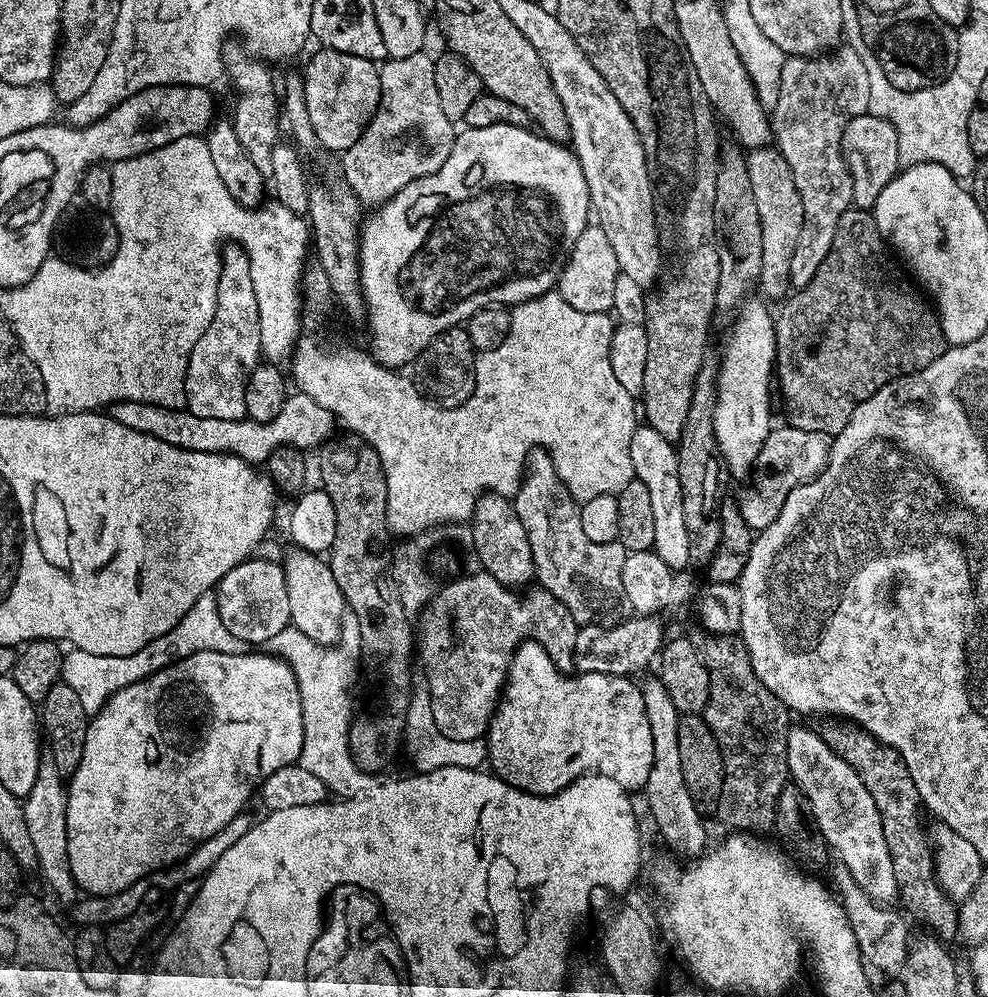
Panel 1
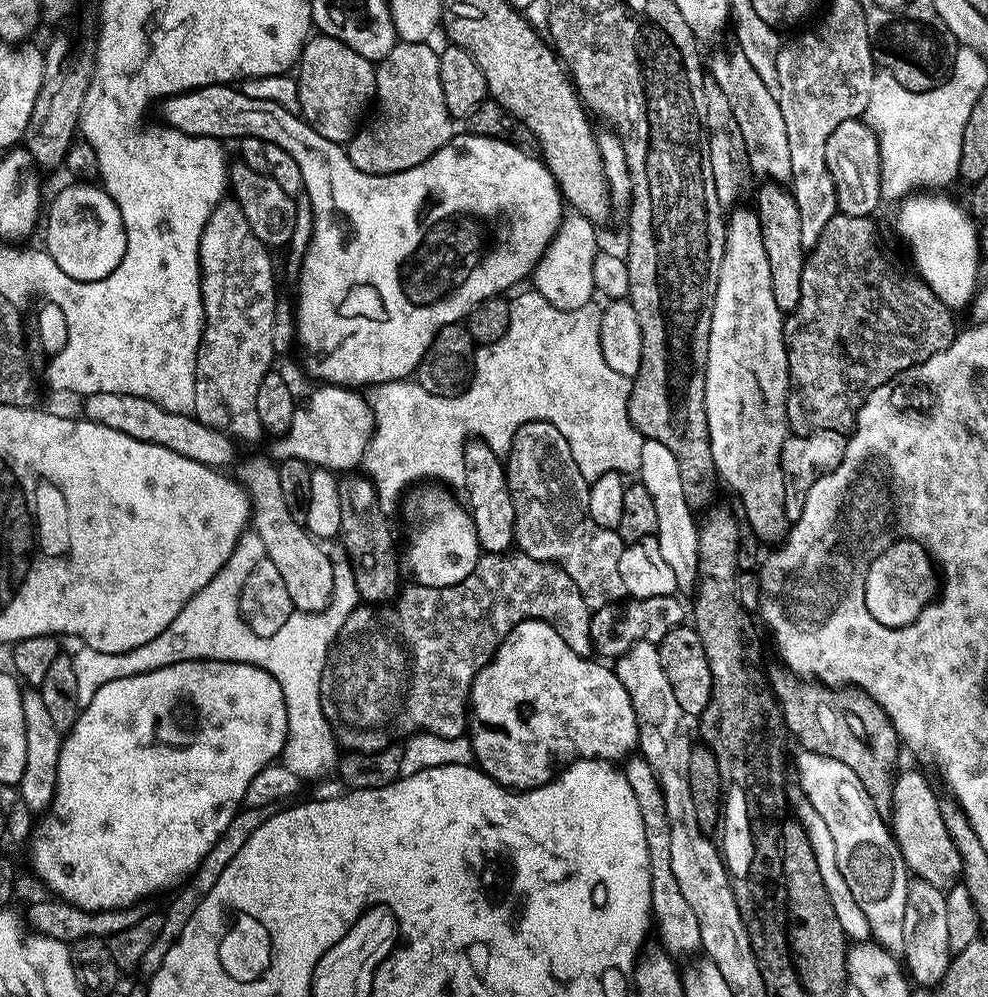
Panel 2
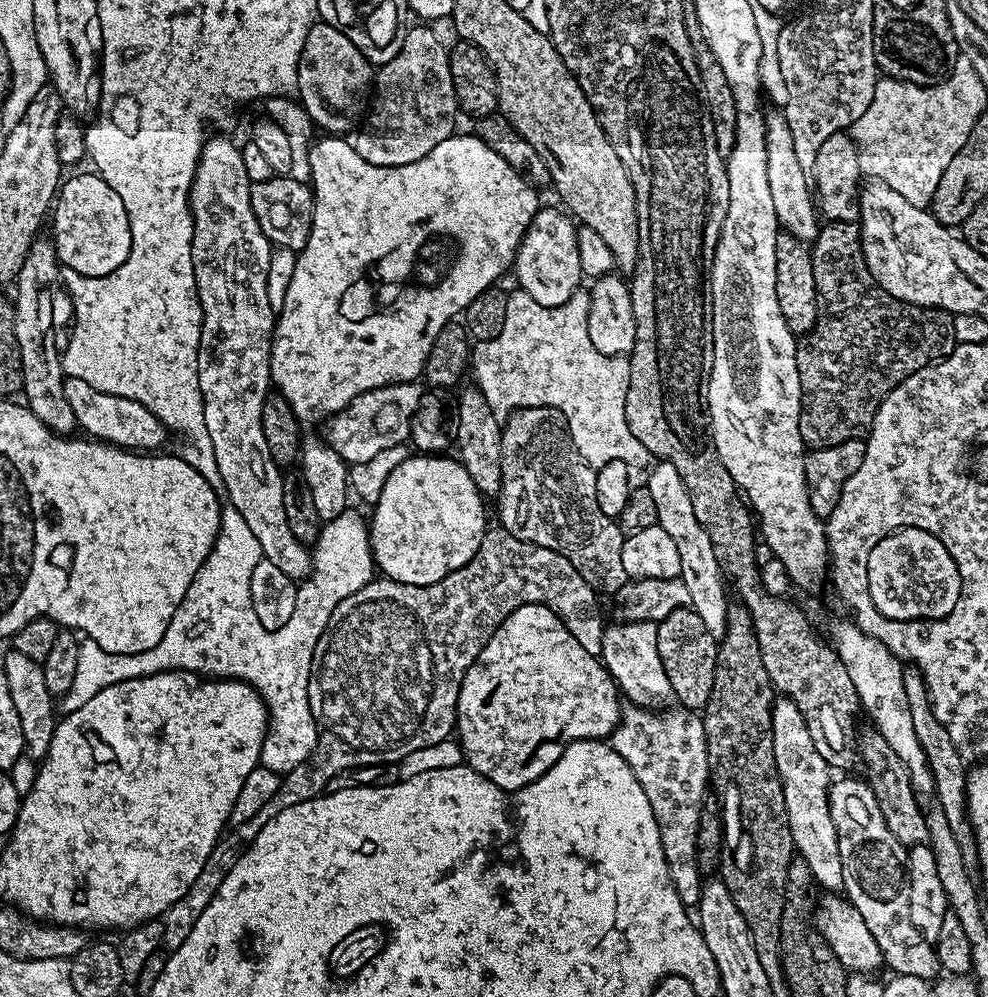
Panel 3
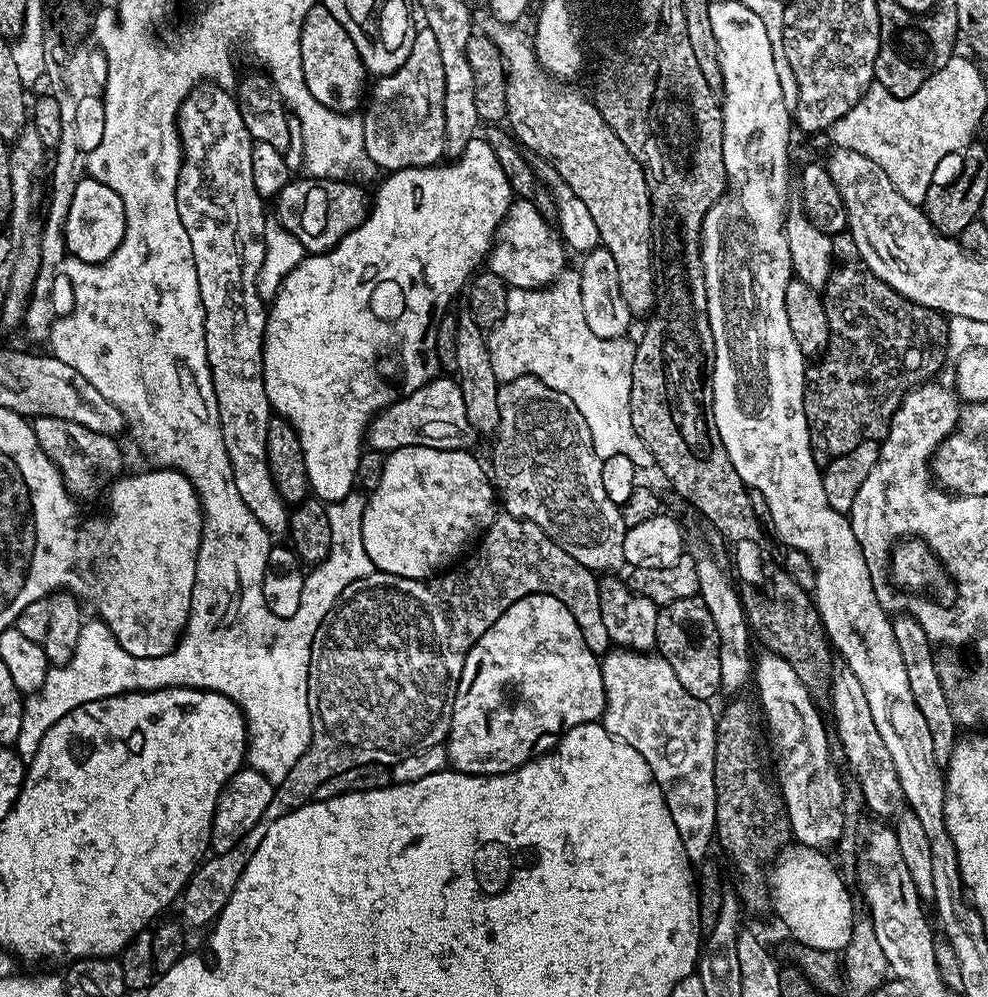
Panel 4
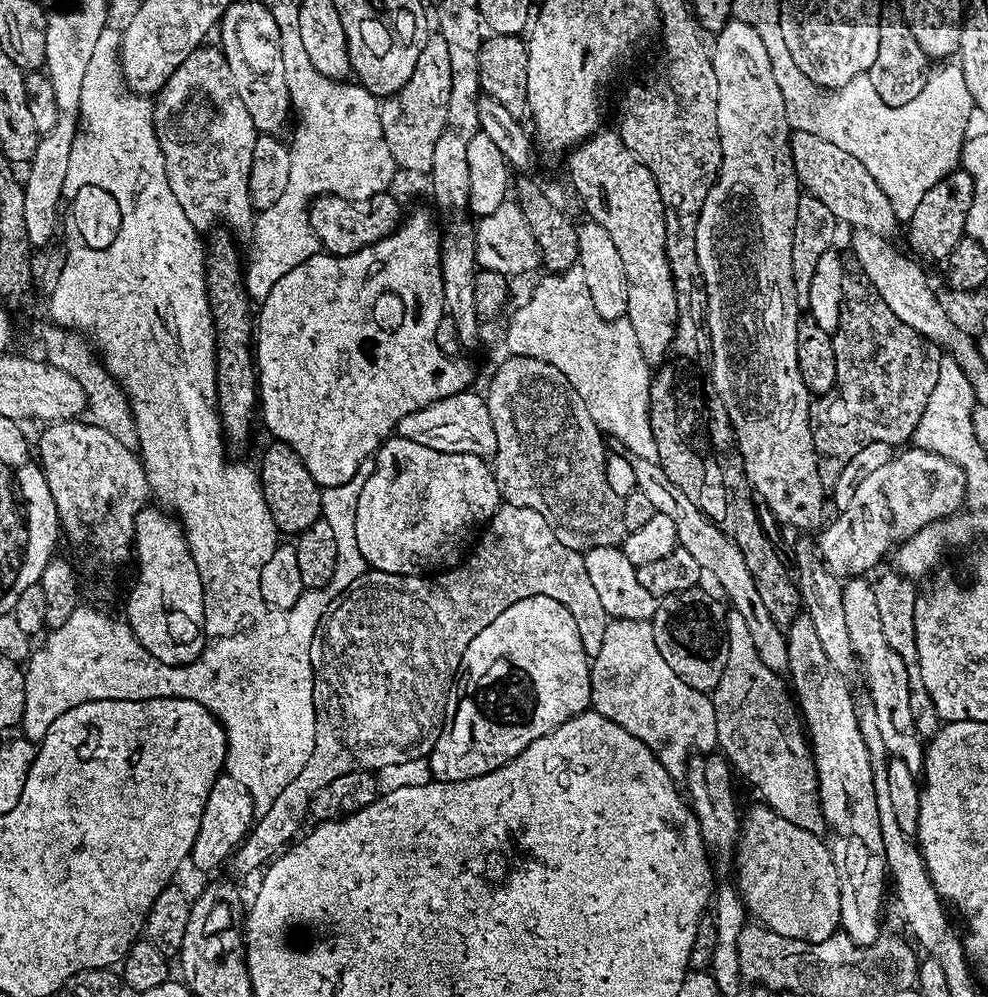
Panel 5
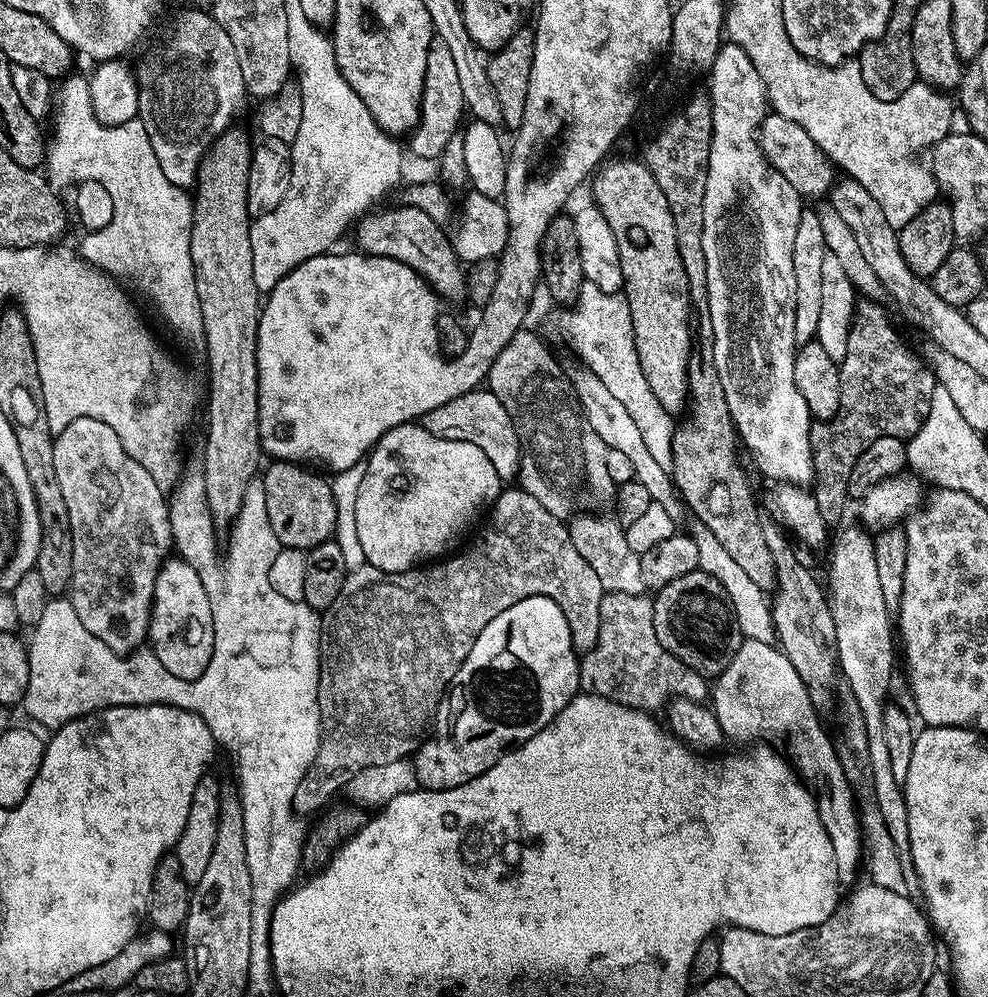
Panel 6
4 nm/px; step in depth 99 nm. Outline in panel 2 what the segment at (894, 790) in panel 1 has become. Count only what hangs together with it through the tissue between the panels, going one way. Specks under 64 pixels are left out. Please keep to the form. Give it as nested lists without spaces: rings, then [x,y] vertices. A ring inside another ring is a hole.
[[[783,666],[768,668],[768,685],[780,704],[784,716],[784,727],[806,752],[817,752],[823,756],[850,766],[862,781],[881,814],[891,813],[894,808],[892,788],[897,775],[896,763],[902,753],[902,741],[897,736],[887,714],[872,698],[851,686],[833,690],[819,682],[801,678]]]

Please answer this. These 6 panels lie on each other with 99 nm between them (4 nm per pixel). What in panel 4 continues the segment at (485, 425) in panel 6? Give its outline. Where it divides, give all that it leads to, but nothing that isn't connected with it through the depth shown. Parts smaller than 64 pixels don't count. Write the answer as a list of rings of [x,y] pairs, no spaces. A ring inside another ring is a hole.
[[[437,378],[423,384],[414,394],[395,400],[390,406],[377,412],[368,425],[366,444],[379,454],[387,454],[406,446],[430,446],[431,448],[463,449],[468,436],[473,435],[466,418],[466,402],[462,402],[462,390],[455,379]]]

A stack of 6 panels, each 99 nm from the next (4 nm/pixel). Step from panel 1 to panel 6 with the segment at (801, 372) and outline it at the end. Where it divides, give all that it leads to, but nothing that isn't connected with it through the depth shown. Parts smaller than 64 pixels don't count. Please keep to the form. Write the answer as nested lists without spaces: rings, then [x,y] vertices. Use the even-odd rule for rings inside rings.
[[[857,299],[856,308],[852,312],[850,334],[846,338],[846,358],[840,365],[840,409],[832,415],[831,420],[813,423],[808,429],[810,434],[810,450],[812,451],[812,483],[811,491],[817,500],[819,513],[829,526],[835,526],[844,516],[844,507],[848,504],[850,493],[850,474],[854,470],[854,462],[874,442],[883,436],[893,436],[907,441],[918,434],[927,414],[930,412],[931,395],[937,386],[936,376],[923,359],[916,357],[910,345],[904,344],[898,329],[892,325],[888,312],[875,299]]]

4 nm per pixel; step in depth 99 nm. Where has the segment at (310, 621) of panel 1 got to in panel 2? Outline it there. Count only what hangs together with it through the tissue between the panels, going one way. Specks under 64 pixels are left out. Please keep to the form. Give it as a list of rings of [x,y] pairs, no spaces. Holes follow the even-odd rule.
[[[271,459],[248,460],[244,465],[239,465],[240,473],[238,479],[248,492],[248,501],[252,504],[251,527],[262,538],[264,555],[270,562],[274,562],[274,567],[278,569],[278,574],[286,581],[286,591],[290,594],[290,602],[293,609],[298,612],[323,612],[330,602],[330,594],[334,590],[334,570],[332,569],[331,555],[323,552],[321,545],[315,536],[309,534],[307,527],[297,518],[286,506],[286,494],[282,490],[282,485],[278,483],[278,467]]]

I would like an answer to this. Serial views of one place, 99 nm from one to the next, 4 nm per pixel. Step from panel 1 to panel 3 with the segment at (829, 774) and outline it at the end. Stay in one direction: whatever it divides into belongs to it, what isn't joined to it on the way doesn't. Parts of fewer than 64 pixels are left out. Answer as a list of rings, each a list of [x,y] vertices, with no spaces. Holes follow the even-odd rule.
[[[863,779],[831,781],[828,789],[828,805],[830,816],[834,818],[834,826],[838,830],[838,850],[842,862],[842,892],[849,904],[858,914],[862,914],[862,922],[874,934],[874,942],[878,942],[880,953],[884,955],[884,964],[892,967],[897,976],[917,976],[923,980],[935,981],[942,969],[936,957],[933,945],[918,930],[914,930],[914,922],[910,922],[910,886],[906,861],[908,848],[890,832],[883,821],[878,800],[874,792]]]

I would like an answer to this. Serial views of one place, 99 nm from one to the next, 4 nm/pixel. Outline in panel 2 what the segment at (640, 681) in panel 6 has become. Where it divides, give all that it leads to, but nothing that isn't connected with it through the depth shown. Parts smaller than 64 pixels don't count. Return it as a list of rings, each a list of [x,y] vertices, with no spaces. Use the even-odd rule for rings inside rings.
[[[643,758],[635,759],[629,759],[623,765],[622,771],[634,790],[634,798],[638,798],[638,810],[642,810],[642,822],[646,826],[654,924],[657,929],[660,927],[660,940],[665,944],[661,945],[669,953],[699,953],[701,947],[698,918],[694,918],[694,910],[690,910],[690,902],[686,902],[686,897],[682,894],[682,886],[678,886],[678,878],[674,876],[674,866],[670,864],[670,822],[667,818],[664,796],[660,793],[660,784],[656,780],[656,775],[652,773],[652,767]]]

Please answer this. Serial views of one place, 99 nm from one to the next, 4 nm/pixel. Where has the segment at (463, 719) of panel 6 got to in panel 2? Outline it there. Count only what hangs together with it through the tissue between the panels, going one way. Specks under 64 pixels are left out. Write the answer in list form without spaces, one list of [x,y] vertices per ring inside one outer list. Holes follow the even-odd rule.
[[[523,620],[518,622],[506,634],[506,638],[498,646],[498,650],[492,655],[492,660],[483,670],[479,672],[472,683],[472,695],[470,697],[470,739],[472,742],[472,755],[481,772],[496,780],[506,790],[527,790],[529,788],[540,788],[548,784],[557,775],[558,769],[563,770],[573,760],[607,760],[609,762],[620,762],[629,755],[628,751],[635,749],[640,743],[640,727],[634,714],[634,706],[630,702],[630,694],[626,694],[626,686],[616,676],[611,667],[608,668],[596,658],[579,656],[568,645],[565,633],[560,632],[548,620]]]

